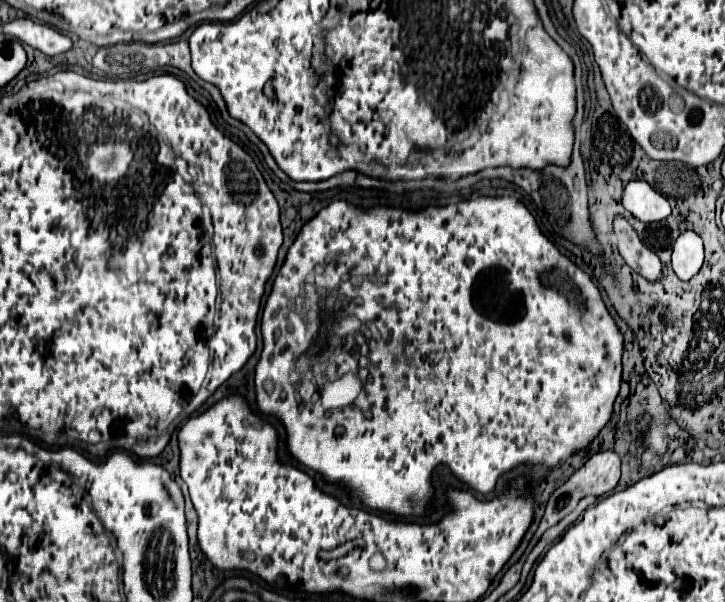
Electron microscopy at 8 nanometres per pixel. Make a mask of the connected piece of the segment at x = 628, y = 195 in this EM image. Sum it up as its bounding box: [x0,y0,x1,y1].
[623,180,671,222]

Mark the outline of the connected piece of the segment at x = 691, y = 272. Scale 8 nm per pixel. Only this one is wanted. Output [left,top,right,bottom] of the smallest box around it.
[673,230,703,280]

